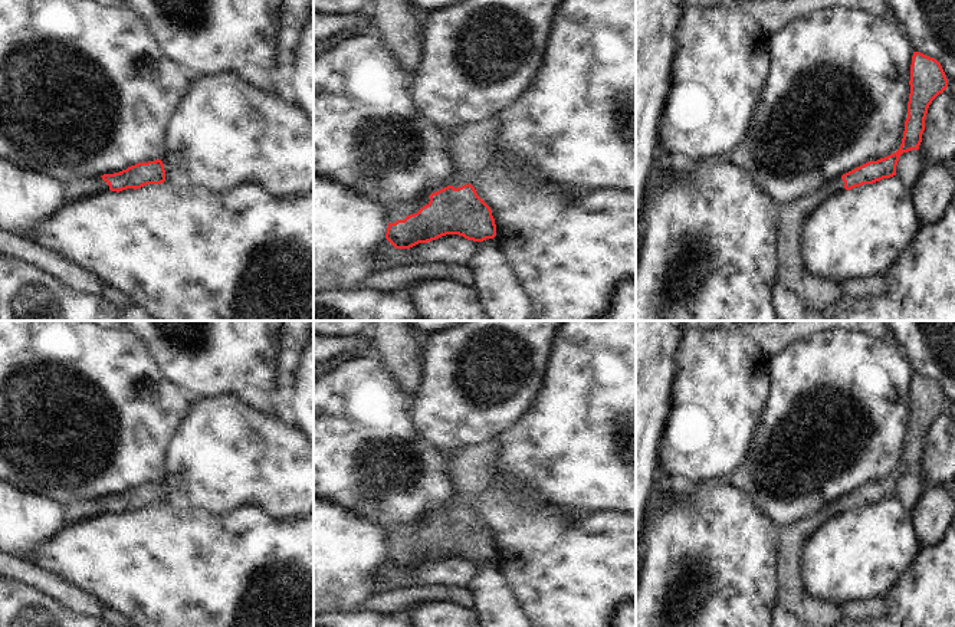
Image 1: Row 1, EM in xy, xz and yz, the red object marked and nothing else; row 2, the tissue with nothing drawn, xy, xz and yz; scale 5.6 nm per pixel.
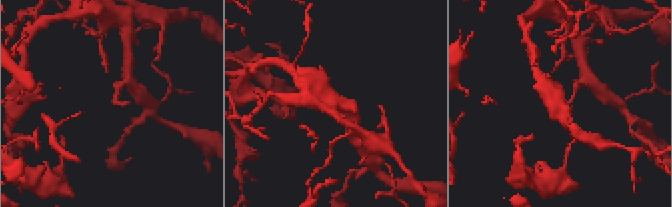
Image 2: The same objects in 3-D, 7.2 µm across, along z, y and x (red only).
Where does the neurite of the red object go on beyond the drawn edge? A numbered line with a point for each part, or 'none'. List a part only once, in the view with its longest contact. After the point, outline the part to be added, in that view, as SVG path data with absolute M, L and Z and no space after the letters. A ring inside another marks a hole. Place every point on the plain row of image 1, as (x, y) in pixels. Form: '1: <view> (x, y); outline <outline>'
1: xz (400, 534); outline M427 516L420 518L414 523L394 529L387 538L388 545L404 542L407 538L417 535L423 528L429 526L430 519Z

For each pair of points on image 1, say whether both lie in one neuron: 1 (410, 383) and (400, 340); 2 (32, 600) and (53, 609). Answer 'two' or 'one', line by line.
1: one
2: one

